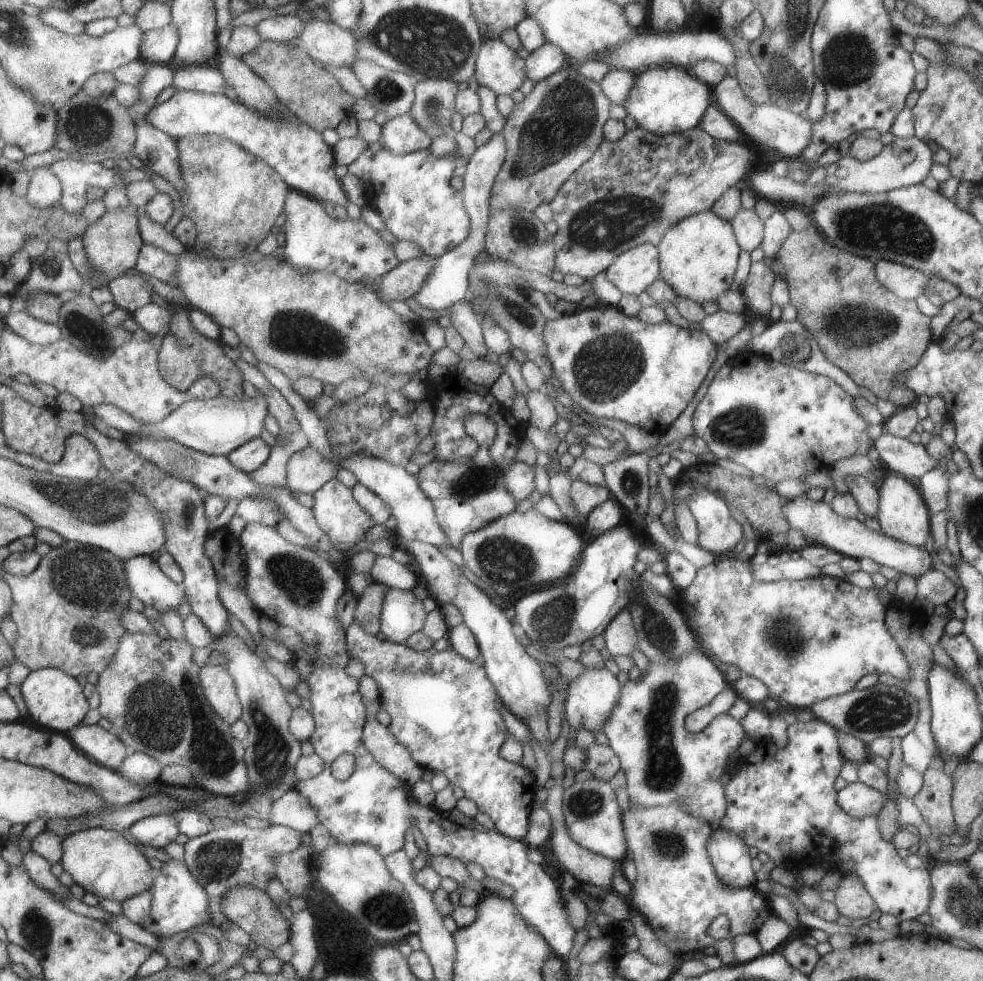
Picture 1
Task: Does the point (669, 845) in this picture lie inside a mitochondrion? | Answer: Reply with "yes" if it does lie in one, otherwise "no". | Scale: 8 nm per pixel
yes

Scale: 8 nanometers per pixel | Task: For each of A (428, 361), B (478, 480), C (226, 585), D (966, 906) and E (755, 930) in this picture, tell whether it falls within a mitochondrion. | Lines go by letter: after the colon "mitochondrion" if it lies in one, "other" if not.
A: other
B: mitochondrion
C: other
D: mitochondrion
E: other

